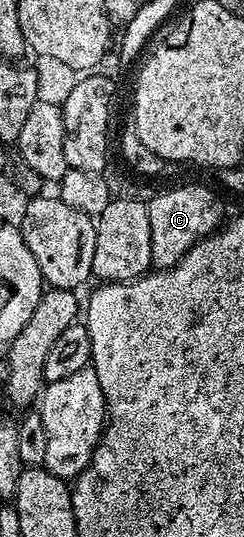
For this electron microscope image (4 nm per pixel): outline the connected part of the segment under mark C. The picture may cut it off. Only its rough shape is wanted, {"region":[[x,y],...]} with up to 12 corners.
{"region":[[206,186],[146,202],[152,263],[175,266],[223,225]]}

